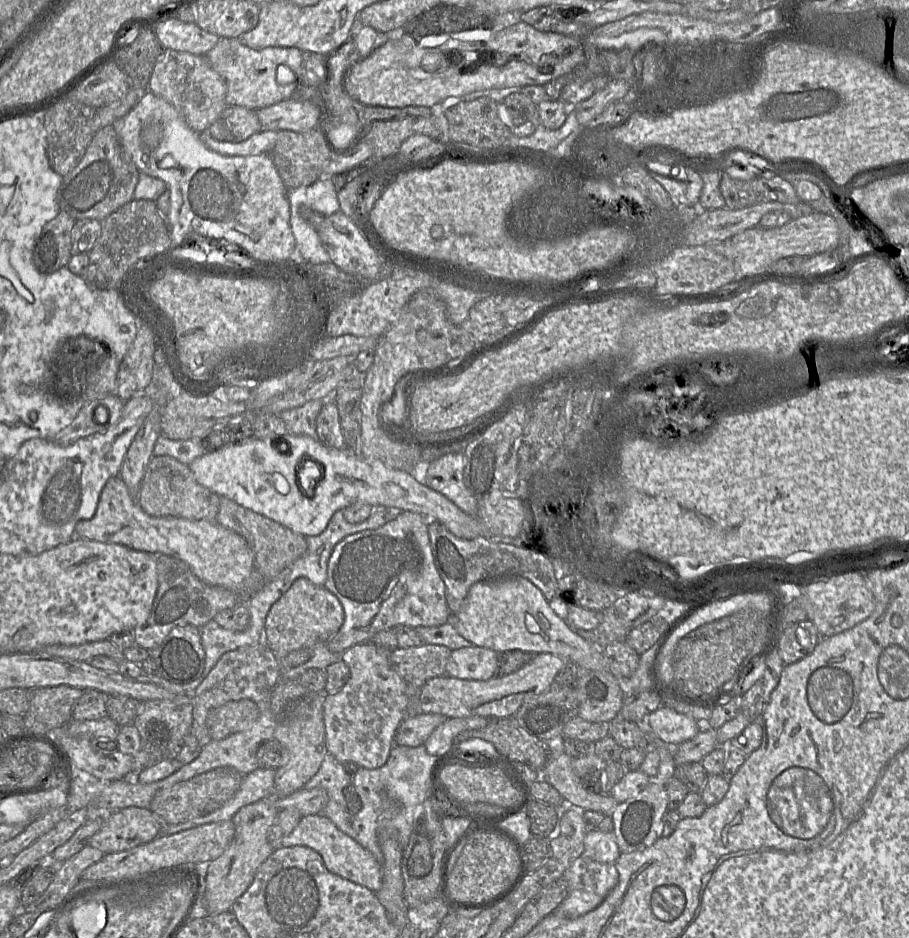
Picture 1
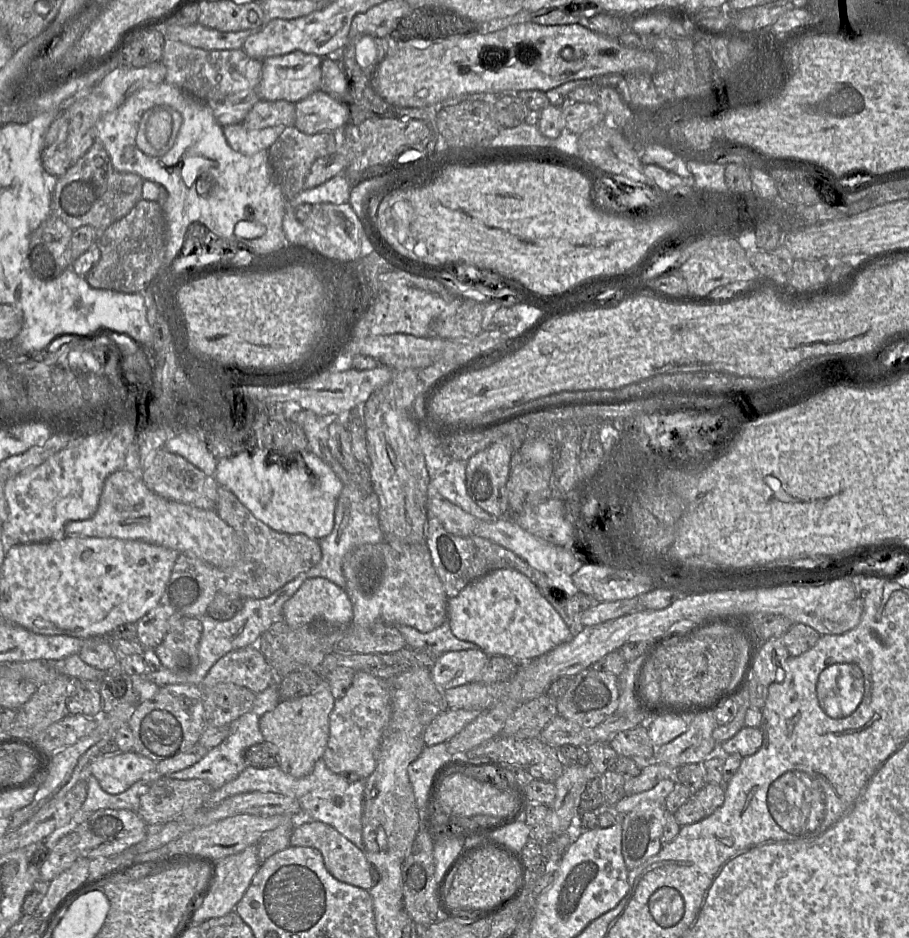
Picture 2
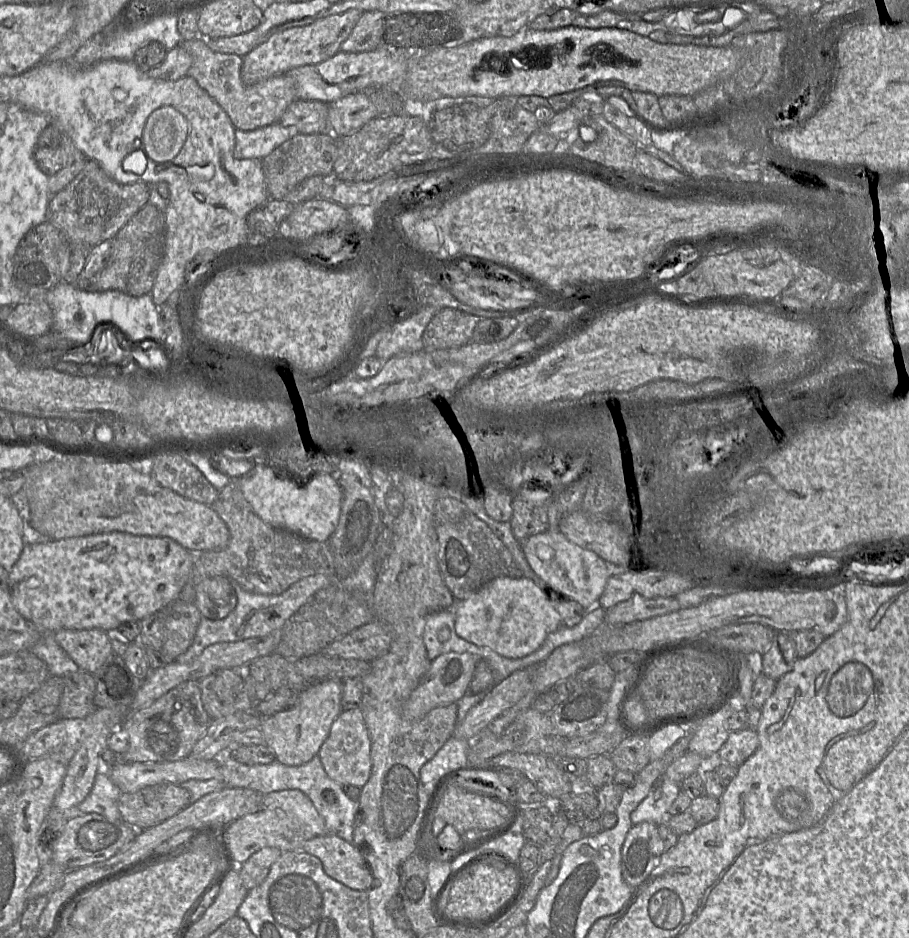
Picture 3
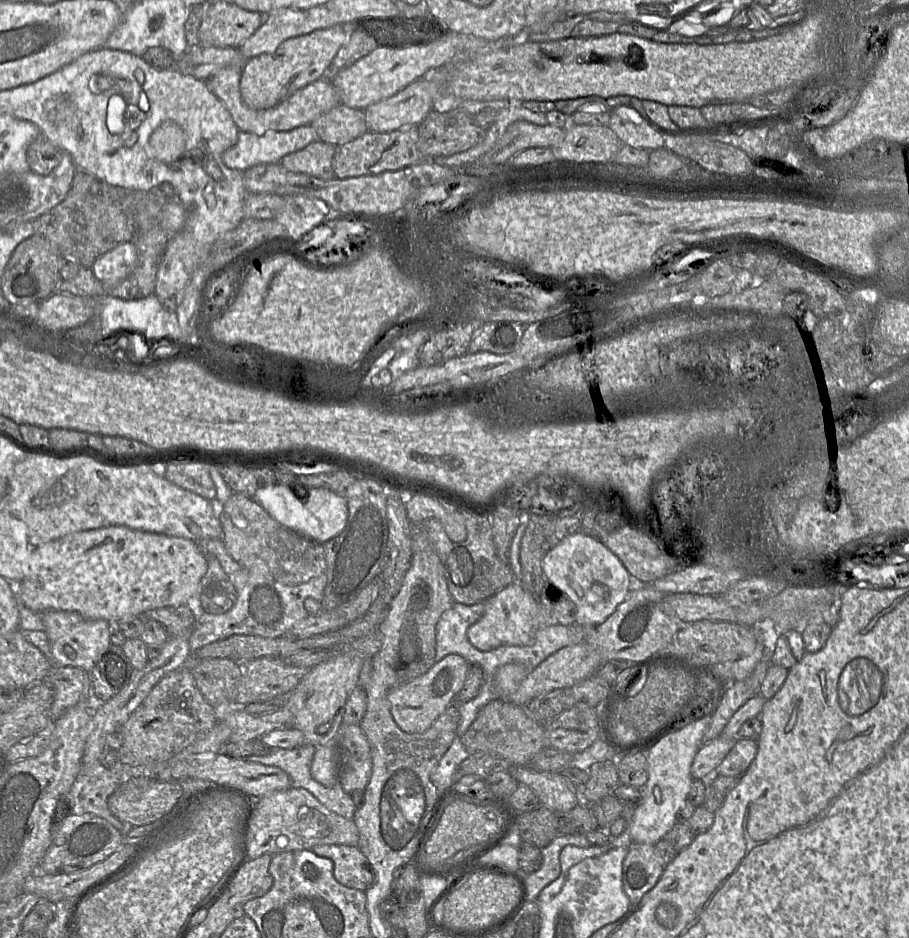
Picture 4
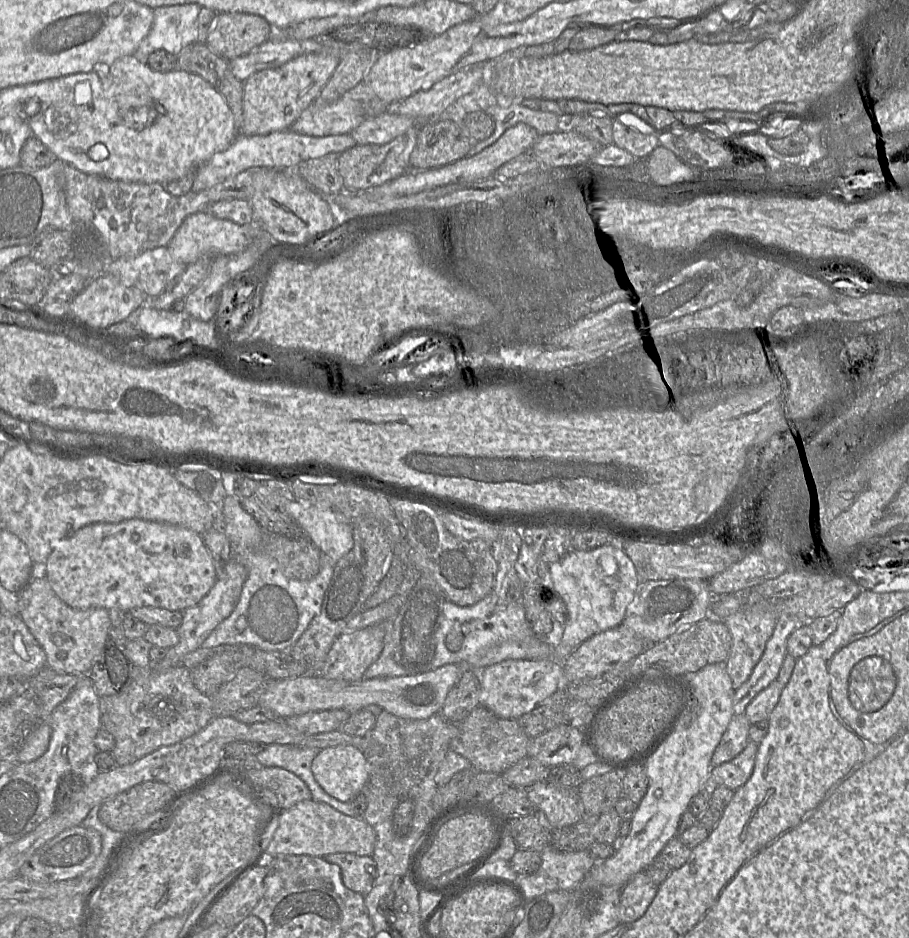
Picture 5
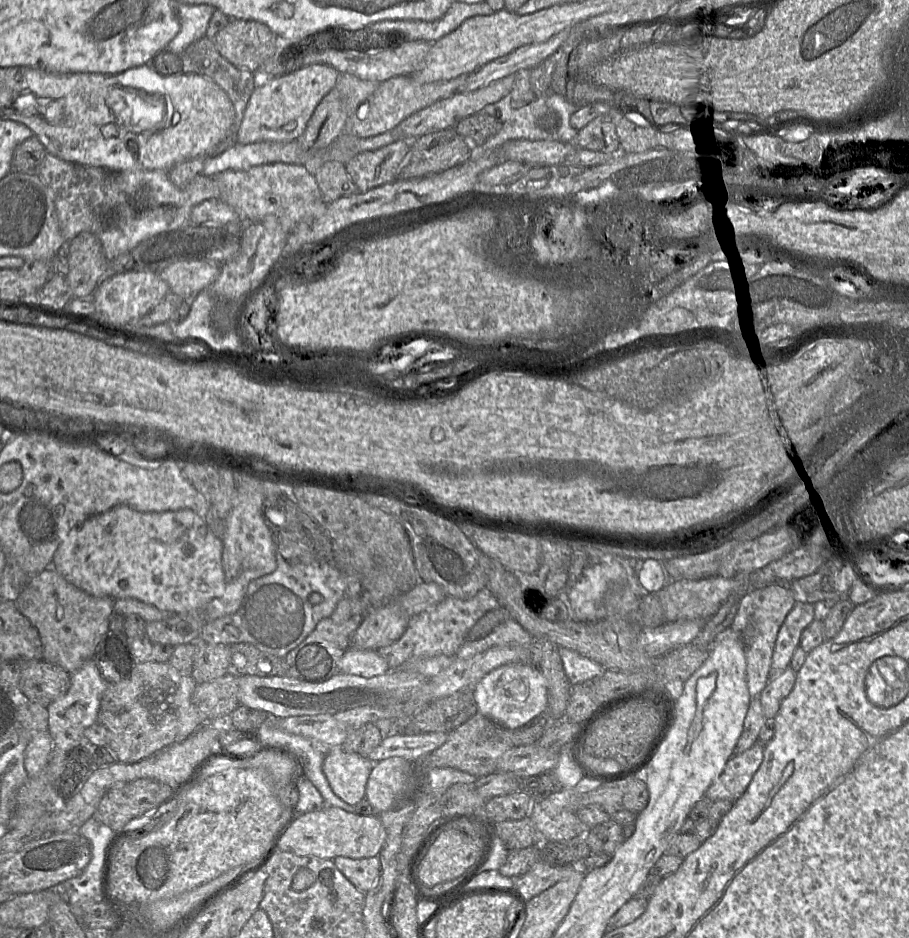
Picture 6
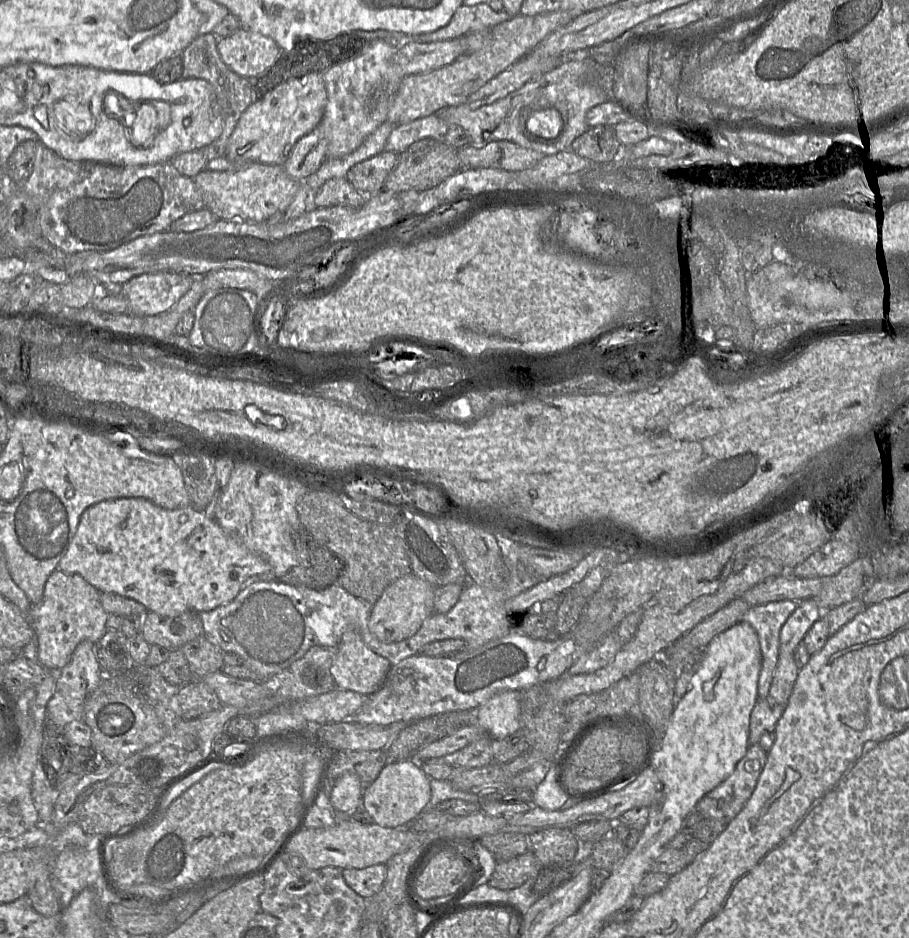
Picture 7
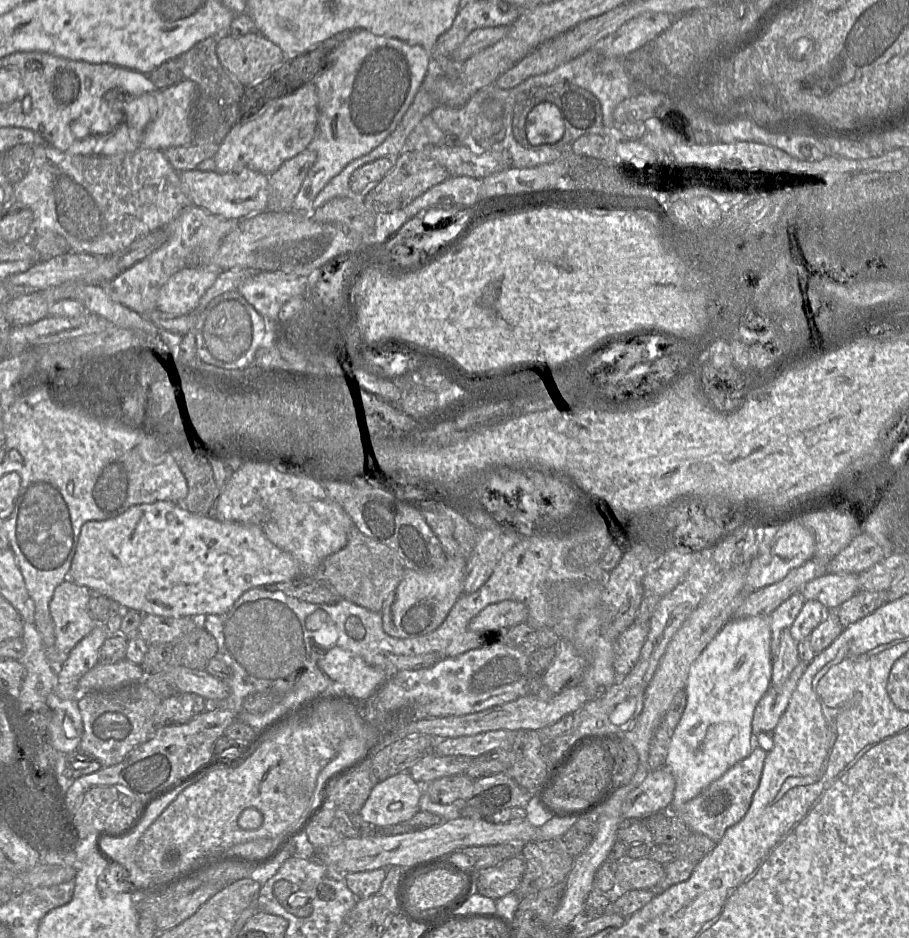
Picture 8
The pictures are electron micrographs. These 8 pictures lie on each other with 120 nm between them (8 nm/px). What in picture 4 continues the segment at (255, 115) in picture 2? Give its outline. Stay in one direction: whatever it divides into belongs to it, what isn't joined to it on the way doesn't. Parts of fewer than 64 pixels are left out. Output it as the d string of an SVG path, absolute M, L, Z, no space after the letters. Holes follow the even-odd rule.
M339 104L310 124L317 132L319 140L334 146L350 142L366 132L364 110Z

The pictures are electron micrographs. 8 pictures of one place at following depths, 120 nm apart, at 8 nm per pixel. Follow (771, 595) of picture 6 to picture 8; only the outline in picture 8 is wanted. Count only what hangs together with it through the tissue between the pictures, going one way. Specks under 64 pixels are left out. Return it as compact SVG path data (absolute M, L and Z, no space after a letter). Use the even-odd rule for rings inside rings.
M799 593L792 595L767 616L771 629L771 653L773 659L778 653L782 632L790 628L805 602L806 600Z

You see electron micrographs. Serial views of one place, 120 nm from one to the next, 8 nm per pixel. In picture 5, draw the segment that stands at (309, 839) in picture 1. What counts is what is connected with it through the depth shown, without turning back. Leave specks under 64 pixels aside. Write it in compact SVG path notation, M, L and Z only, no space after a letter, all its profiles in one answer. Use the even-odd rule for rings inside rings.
M339 852L323 858L340 867L343 884L348 889L363 896L371 891L377 877L377 866L372 856Z

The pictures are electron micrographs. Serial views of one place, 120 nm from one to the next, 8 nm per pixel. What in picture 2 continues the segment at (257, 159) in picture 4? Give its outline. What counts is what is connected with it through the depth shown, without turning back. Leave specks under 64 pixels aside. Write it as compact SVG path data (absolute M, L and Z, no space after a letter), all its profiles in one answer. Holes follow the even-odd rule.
M242 123L224 126L224 136L229 146L237 153L251 156L268 150L284 131L285 126L272 126L259 130L248 130Z

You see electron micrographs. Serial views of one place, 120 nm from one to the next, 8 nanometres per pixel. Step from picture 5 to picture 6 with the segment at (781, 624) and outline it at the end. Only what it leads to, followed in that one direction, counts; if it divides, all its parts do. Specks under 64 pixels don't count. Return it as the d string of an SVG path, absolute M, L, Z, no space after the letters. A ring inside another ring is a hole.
M796 602L778 632L772 655L770 677L780 675L789 666L792 656L799 646L803 630L818 616L820 616L818 606Z

